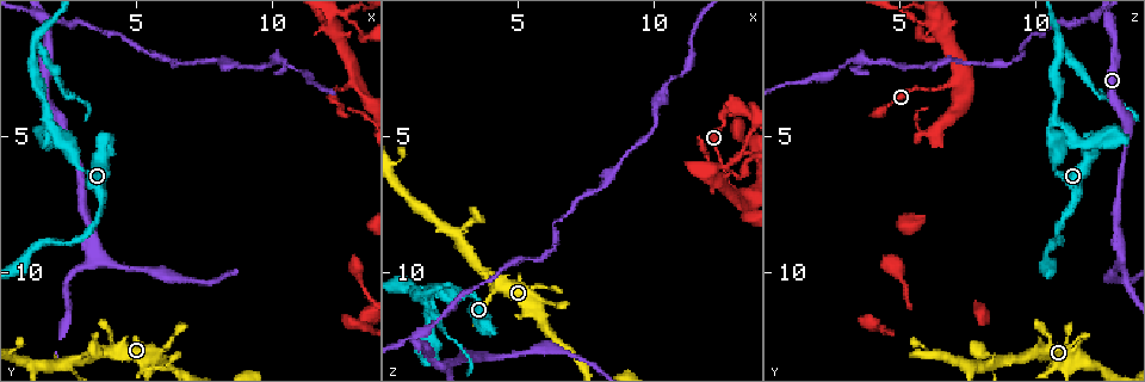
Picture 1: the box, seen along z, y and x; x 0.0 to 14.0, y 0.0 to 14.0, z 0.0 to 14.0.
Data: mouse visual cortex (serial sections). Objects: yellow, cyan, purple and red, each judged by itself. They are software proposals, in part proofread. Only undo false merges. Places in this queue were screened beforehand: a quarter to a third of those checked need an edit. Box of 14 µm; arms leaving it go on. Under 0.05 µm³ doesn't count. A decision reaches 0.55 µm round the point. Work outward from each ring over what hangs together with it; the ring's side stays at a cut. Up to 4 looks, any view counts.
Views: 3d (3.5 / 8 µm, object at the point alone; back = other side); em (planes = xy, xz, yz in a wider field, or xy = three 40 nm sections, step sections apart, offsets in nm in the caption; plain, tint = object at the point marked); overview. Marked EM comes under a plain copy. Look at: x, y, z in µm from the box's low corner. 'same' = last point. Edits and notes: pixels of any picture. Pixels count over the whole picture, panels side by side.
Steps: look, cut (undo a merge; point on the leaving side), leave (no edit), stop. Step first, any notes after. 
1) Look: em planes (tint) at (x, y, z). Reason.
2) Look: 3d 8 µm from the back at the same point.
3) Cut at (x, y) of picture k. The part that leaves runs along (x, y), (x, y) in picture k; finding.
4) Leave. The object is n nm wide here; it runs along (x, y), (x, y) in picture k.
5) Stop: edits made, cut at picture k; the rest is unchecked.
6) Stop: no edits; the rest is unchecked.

Look: 3d 3.5 µm at (4.3, 9.8, 13.1). Calibre changes.

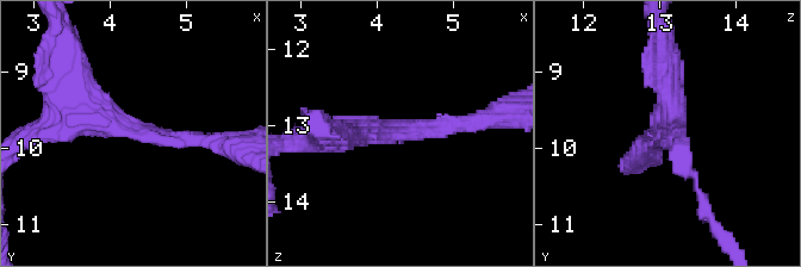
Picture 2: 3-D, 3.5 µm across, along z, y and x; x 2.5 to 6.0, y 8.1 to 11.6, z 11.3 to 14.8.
Look: em xy step 5 (tint) at (4.40, 9.80, 13.10). The arms are 200, 400 nm wide; now the EM.

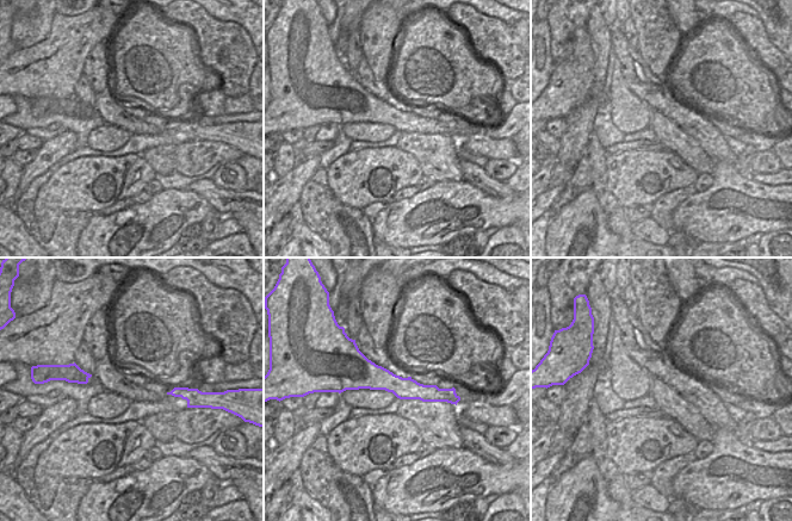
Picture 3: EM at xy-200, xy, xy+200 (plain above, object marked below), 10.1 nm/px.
Leave. It runs along (78, 94), (97, 119), (217, 142) in picture 2; one cell here.

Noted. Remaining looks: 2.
Look: 3d 3.5 µm at (1.8, 4.6, 10.5). Three arms meet.

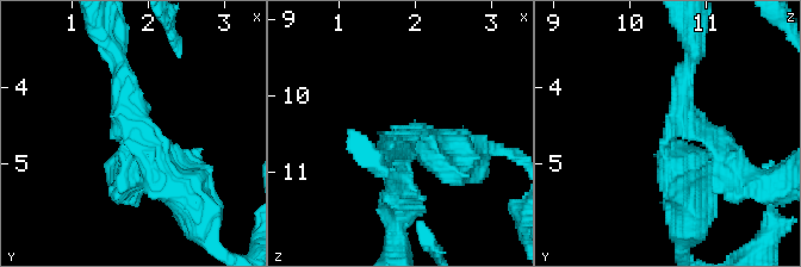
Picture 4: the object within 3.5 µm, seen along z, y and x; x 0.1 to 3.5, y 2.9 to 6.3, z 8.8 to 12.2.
Look: em xy step 2 (tint) at (1.85, 4.60, 10.50). 3 arms meet here; the arms are 200, 250, 400 nm wide; shape alone is not enough.

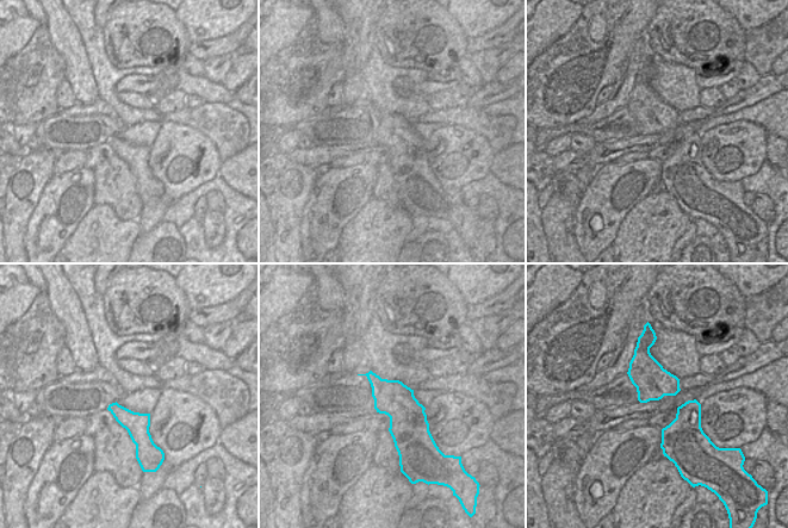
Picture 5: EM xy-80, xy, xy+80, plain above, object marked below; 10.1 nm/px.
Leave. It runs along (455, 151), (392, 142), (396, 194) in picture 4; one cell here.

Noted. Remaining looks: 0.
Stop: no edits; the rest is unchecked.

